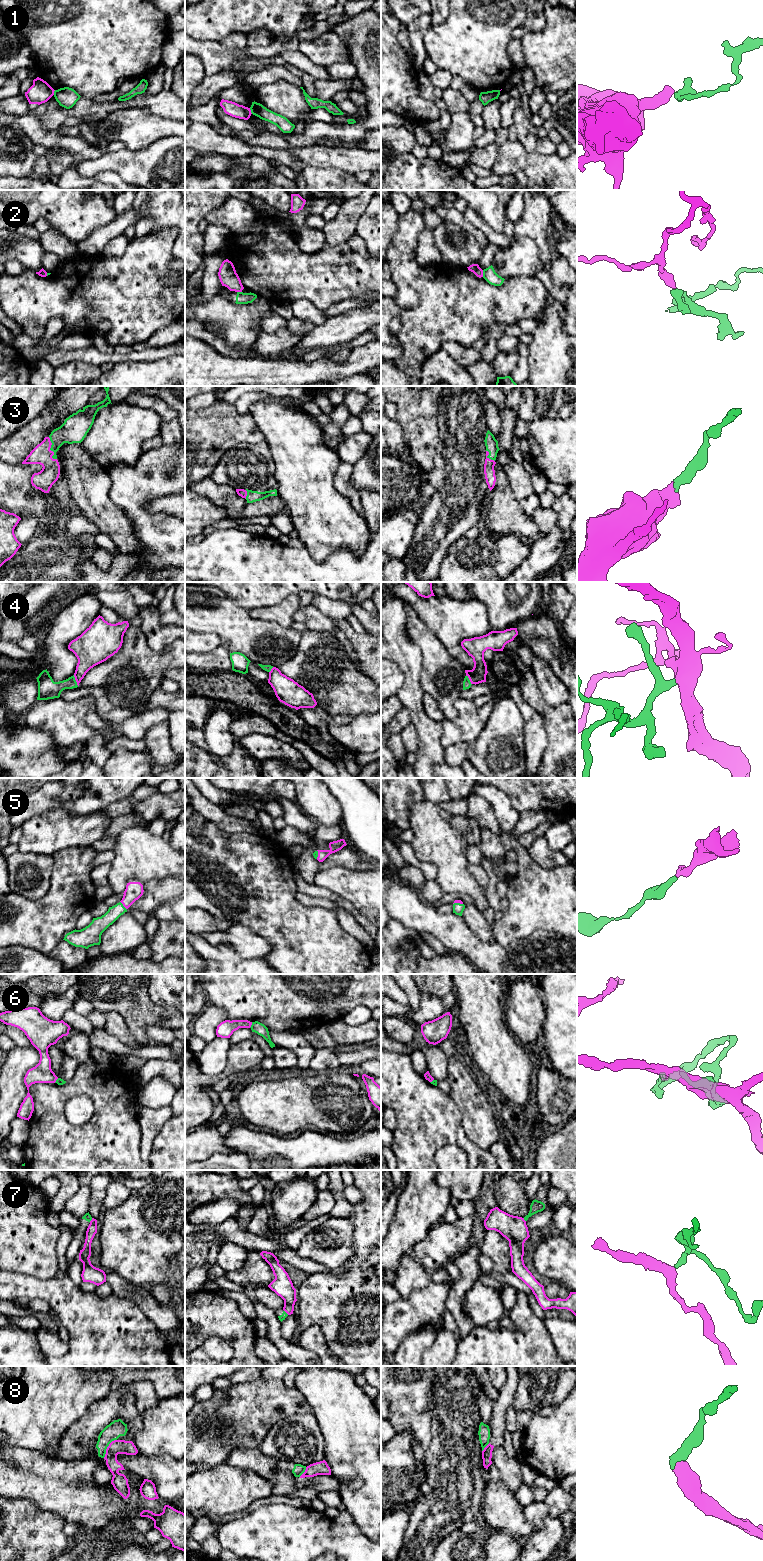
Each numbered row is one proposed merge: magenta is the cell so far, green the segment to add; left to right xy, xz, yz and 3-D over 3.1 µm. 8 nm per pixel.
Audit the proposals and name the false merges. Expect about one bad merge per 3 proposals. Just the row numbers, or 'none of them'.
1, 2, 4, 6, 7, 8

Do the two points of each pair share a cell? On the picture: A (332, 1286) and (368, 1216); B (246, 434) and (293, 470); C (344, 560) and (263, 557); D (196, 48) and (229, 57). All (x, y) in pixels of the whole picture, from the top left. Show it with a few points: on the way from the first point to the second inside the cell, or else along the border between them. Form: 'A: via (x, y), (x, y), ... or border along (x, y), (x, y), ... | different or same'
A: via (350, 1272), (356, 1266), (367, 1234) | same
B: border along (253, 418), (265, 439) | different
C: via (324, 569), (283, 569) | same
D: via (204, 50), (215, 57), (221, 57) | same

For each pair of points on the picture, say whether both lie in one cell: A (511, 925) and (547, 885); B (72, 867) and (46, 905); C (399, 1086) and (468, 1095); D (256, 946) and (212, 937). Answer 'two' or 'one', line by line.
A: one
B: one
C: two
D: one

